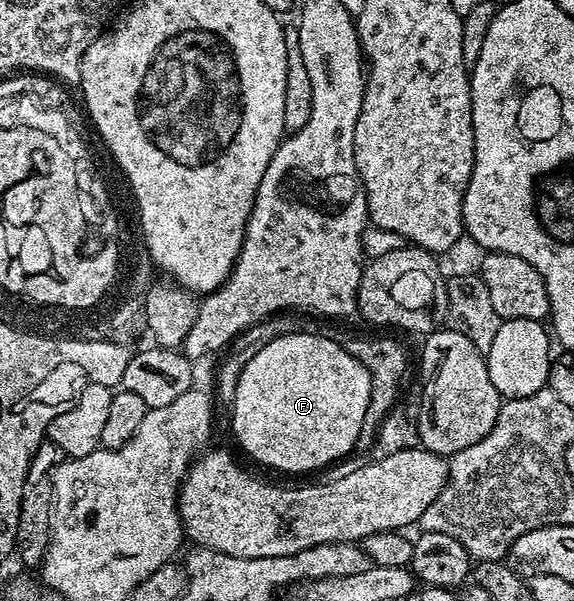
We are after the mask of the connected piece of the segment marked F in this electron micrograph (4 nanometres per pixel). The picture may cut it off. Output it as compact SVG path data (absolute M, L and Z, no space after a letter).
M289 333L285 341L277 337L270 343L269 349L261 349L253 357L253 365L245 365L241 369L241 374L237 377L237 386L233 389L233 409L237 412L237 441L242 449L251 457L254 457L259 464L269 465L273 469L282 469L285 473L309 473L312 469L321 469L324 465L329 465L332 461L337 461L340 457L351 454L357 448L359 439L359 427L363 427L363 415L367 415L367 407L371 399L371 375L359 359L350 355L348 348L344 344L332 341L329 337L320 337L317 333Z

